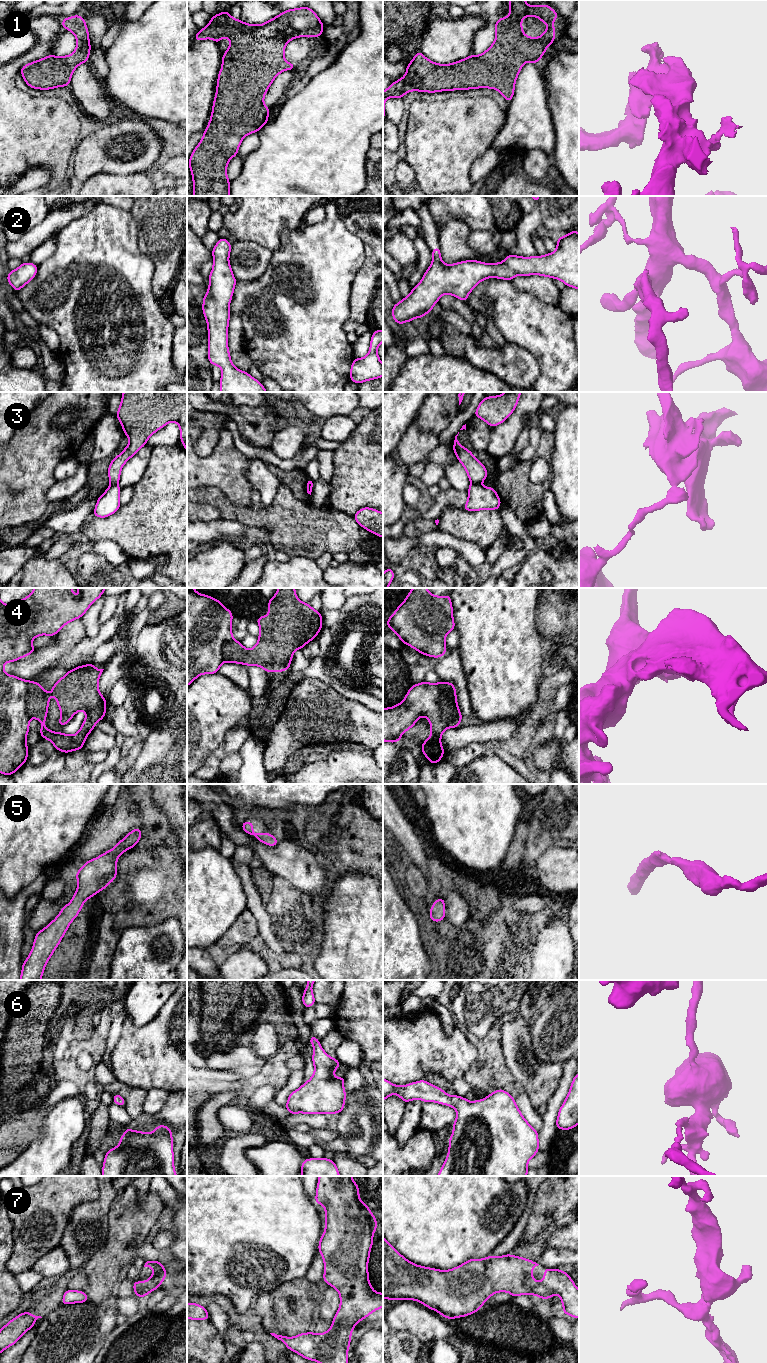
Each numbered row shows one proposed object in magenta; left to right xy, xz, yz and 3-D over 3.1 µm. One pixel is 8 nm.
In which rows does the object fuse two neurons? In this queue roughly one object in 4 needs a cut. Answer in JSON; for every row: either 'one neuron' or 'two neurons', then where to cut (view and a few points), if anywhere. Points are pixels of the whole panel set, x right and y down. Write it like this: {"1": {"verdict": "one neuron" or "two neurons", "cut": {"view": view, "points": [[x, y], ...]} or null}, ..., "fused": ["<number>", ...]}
{"1": {"verdict": "one neuron", "cut": null}, "2": {"verdict": "one neuron", "cut": null}, "3": {"verdict": "two neurons", "cut": {"view": "yz", "points": [[471, 483], [478, 484]]}}, "4": {"verdict": "two neurons", "cut": {"view": "yz", "points": [[444, 695], [441, 701], [441, 710], [448, 715]]}}, "5": {"verdict": "one neuron", "cut": null}, "6": {"verdict": "one neuron", "cut": null}, "7": {"verdict": "one neuron", "cut": null}, "fused": ["3", "4"]}

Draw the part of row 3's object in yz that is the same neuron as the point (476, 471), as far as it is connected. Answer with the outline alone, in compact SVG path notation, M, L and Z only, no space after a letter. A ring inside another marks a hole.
M458 434L455 436L452 450L456 454L458 461L464 466L471 484L479 484L488 477L487 469L483 463L474 457L470 450L459 443L457 440Z

